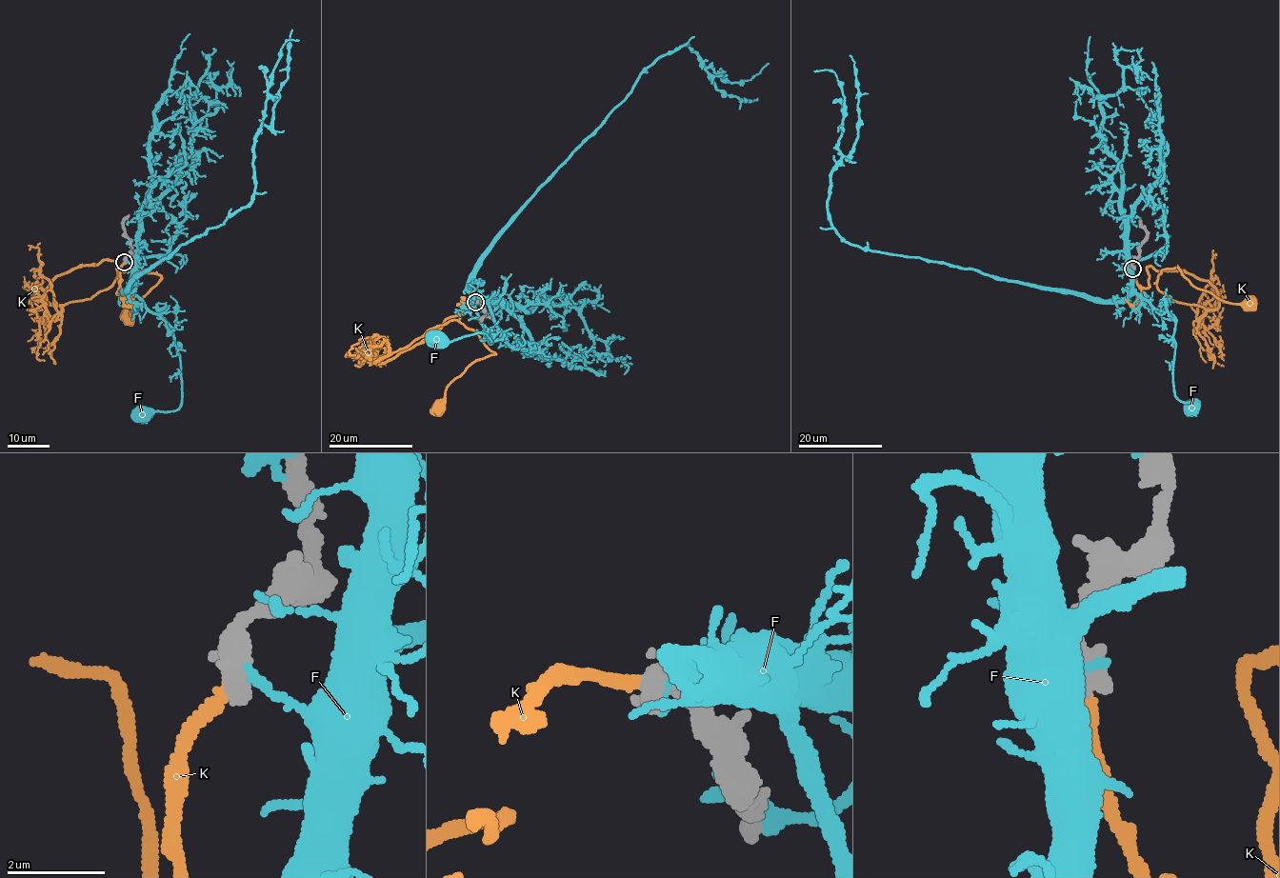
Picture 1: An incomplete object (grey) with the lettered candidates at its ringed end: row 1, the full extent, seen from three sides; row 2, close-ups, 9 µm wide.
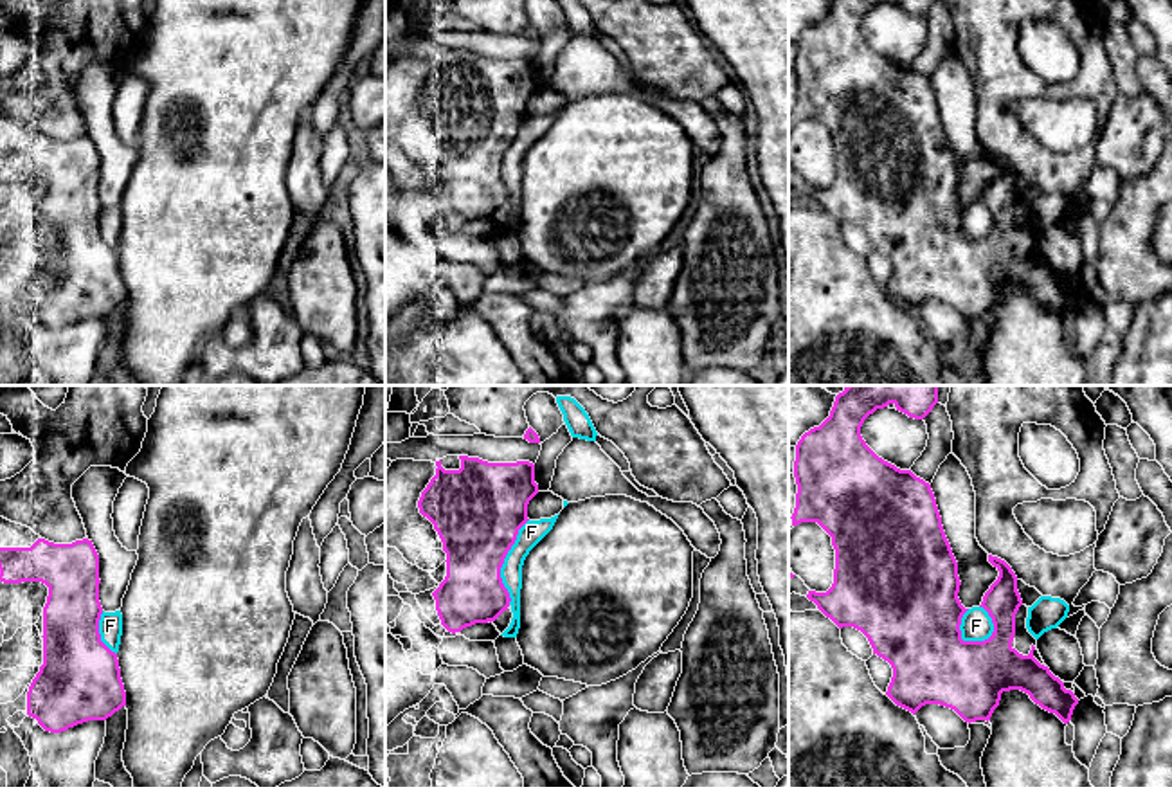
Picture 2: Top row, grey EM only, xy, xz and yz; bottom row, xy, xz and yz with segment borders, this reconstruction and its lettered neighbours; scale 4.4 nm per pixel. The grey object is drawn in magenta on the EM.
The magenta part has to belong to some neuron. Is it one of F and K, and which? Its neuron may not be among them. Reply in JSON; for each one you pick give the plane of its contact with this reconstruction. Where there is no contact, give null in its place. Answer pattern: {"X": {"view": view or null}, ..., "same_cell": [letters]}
{"K": {"view": null}, "same_cell": ["K"]}

